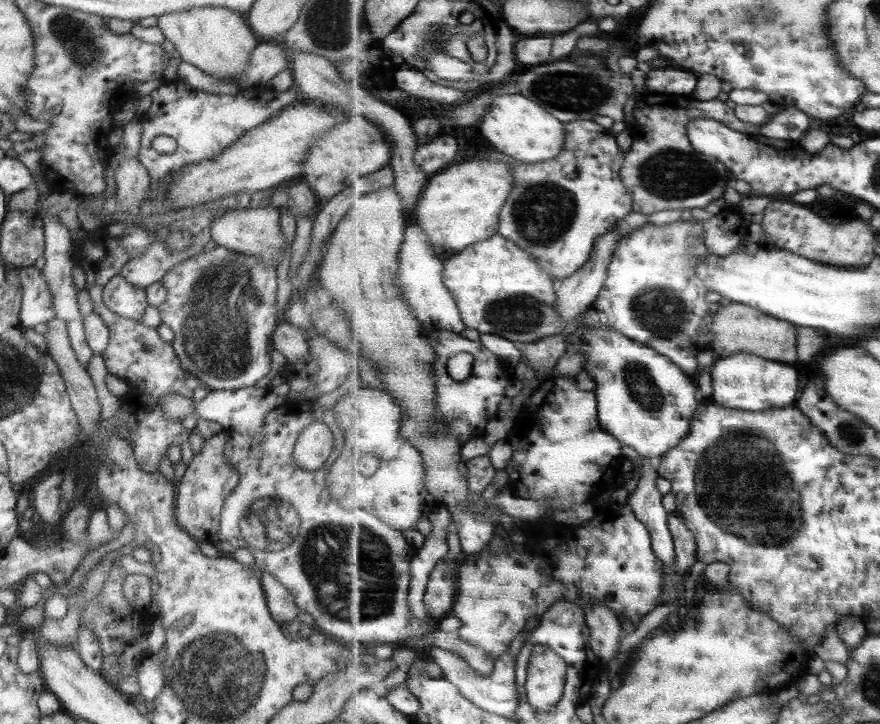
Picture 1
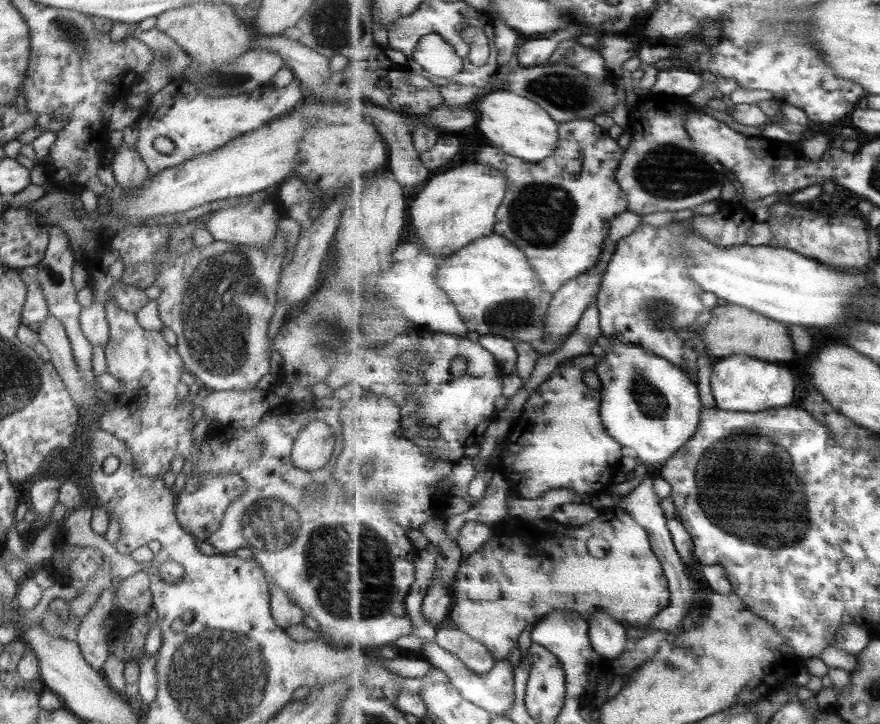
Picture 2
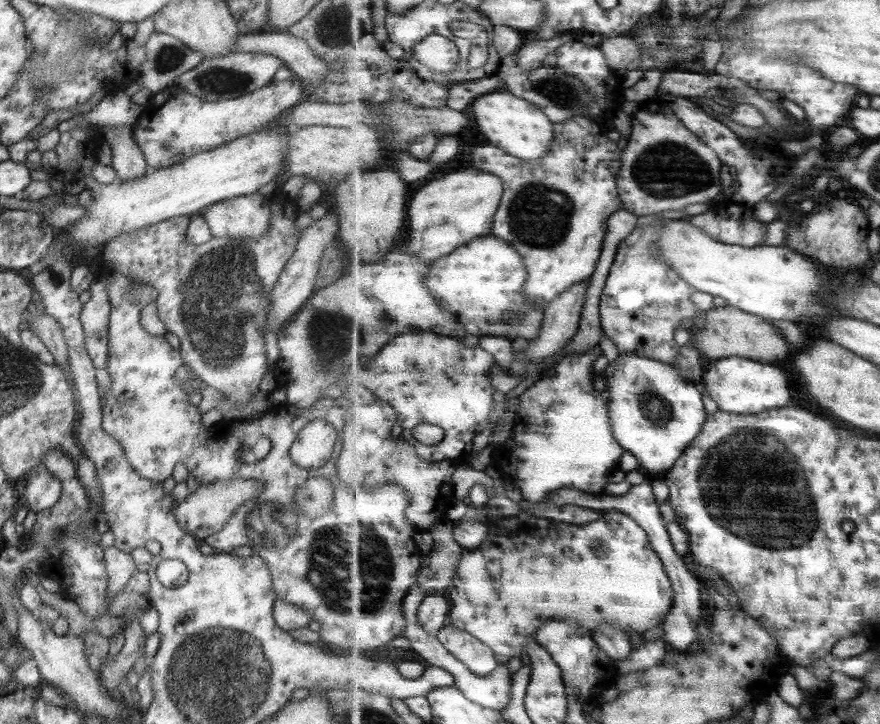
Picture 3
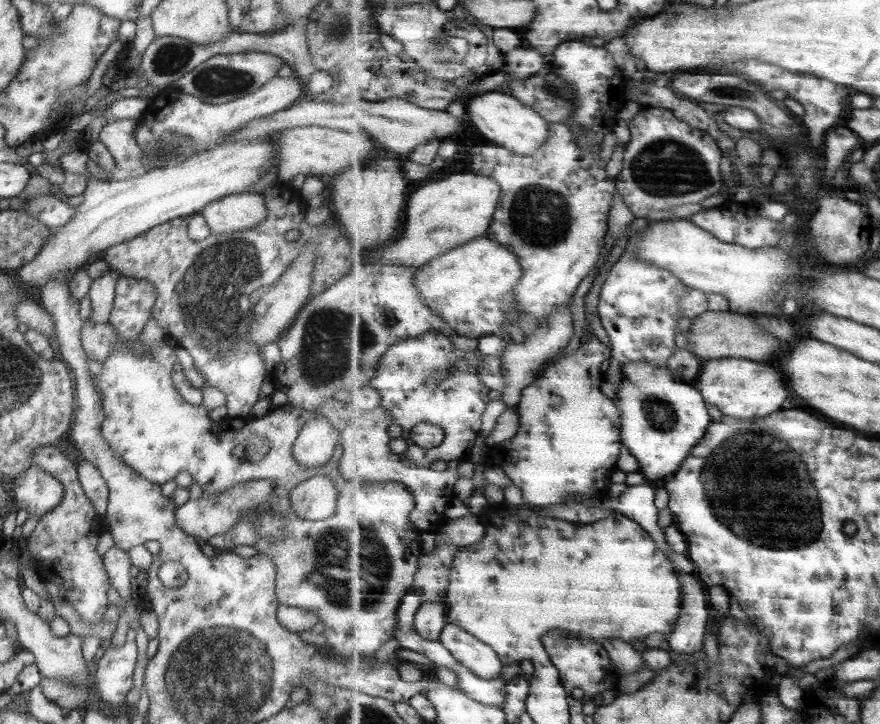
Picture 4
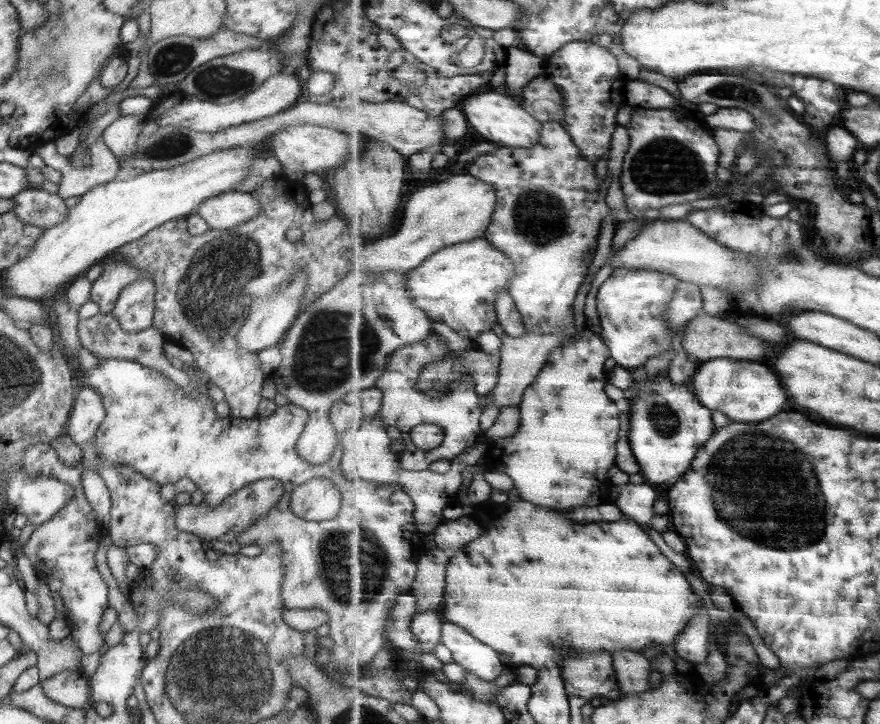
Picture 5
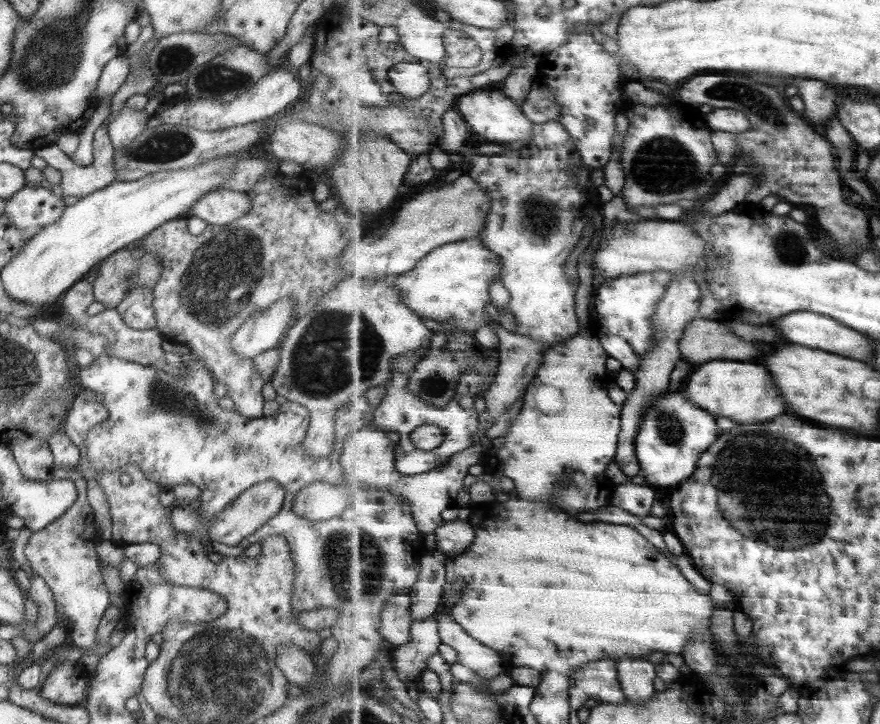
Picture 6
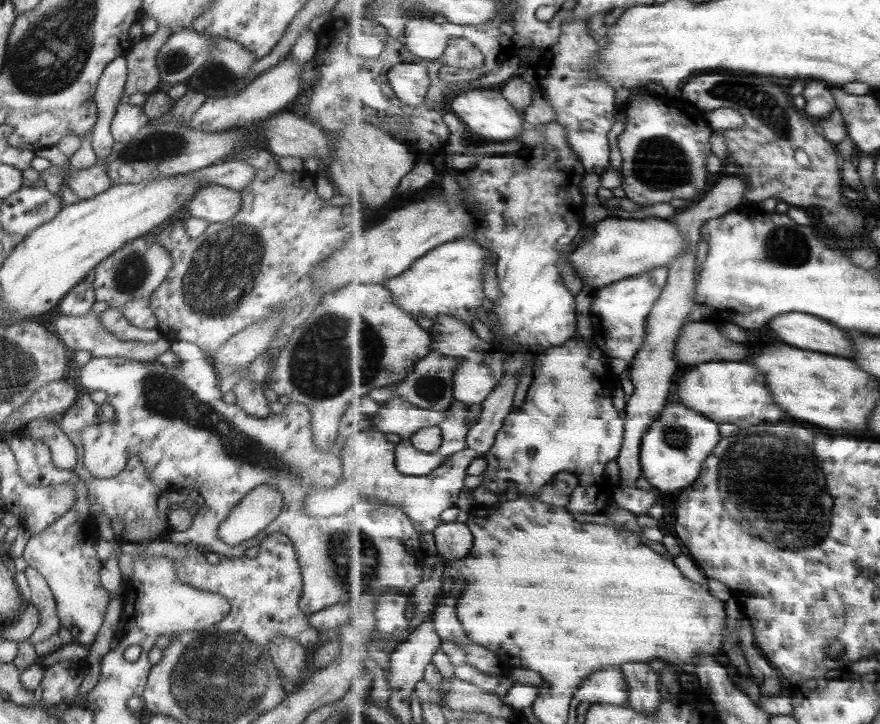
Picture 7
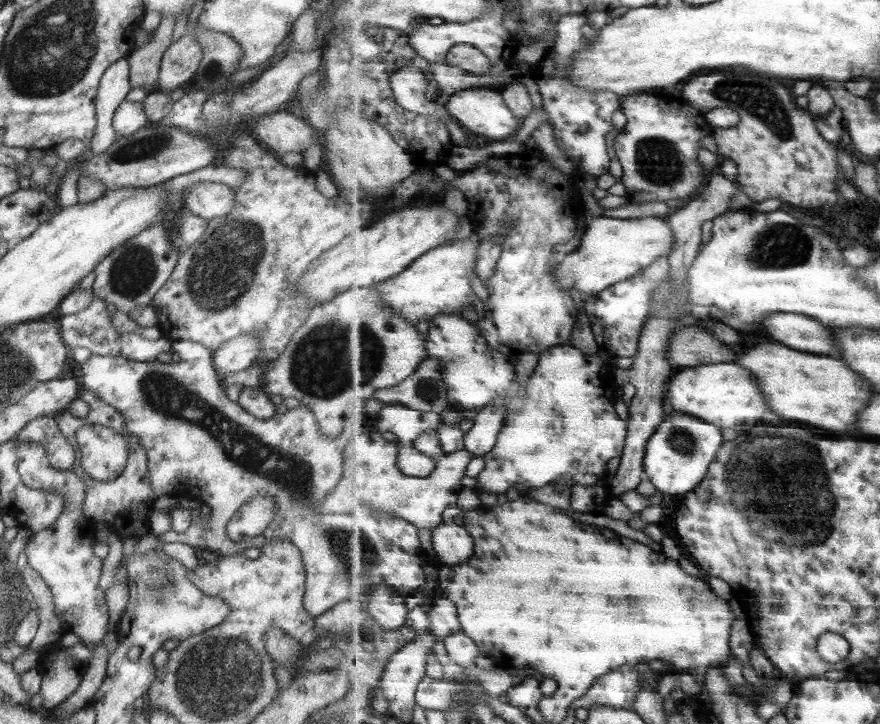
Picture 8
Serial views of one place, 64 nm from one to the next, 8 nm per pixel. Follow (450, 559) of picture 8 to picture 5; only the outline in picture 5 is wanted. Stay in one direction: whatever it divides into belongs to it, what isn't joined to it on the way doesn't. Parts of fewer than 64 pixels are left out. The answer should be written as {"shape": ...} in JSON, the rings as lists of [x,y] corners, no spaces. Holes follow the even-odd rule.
{"shape":[[[462,515],[437,526],[433,536],[436,548],[453,549],[457,553],[471,541],[477,539],[481,535],[481,531],[483,531],[482,526],[472,515]]]}

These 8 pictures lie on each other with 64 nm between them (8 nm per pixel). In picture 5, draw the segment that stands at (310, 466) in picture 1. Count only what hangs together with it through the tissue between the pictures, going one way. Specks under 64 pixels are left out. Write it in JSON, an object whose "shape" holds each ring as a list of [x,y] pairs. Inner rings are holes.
{"shape":[[[348,271],[335,286],[324,292],[309,308],[300,311],[296,320],[284,332],[276,347],[280,350],[280,365],[271,375],[276,392],[287,398],[295,407],[307,411],[311,418],[295,442],[295,451],[303,462],[321,464],[331,458],[340,435],[332,426],[329,406],[345,399],[353,391],[373,388],[383,376],[388,359],[403,346],[427,340],[434,332],[431,325],[435,320],[415,304],[411,288],[407,288],[407,273]]]}

